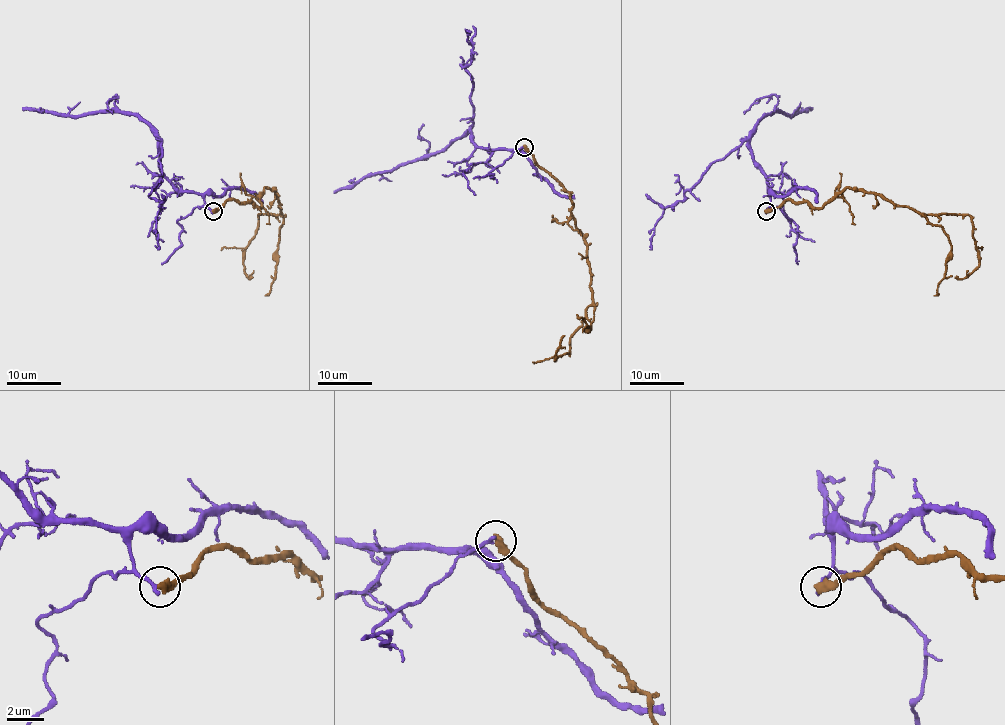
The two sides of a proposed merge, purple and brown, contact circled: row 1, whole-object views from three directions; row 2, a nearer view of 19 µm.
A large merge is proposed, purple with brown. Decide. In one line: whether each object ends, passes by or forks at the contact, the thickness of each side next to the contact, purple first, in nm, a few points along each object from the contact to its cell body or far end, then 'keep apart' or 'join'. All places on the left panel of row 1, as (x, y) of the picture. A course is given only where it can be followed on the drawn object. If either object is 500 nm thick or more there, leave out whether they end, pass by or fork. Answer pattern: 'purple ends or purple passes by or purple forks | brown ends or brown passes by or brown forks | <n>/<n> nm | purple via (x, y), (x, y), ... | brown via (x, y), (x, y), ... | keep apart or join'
240/500 nm | purple via (212, 210), (202, 197), (181, 191), (162, 171), (160, 140), (162, 178), (150, 196), (160, 206), (158, 250) | brown via (213, 210), (228, 200), (259, 208), (266, 187), (277, 194), (281, 213), (259, 214), (244, 252), (252, 277) | keep apart

